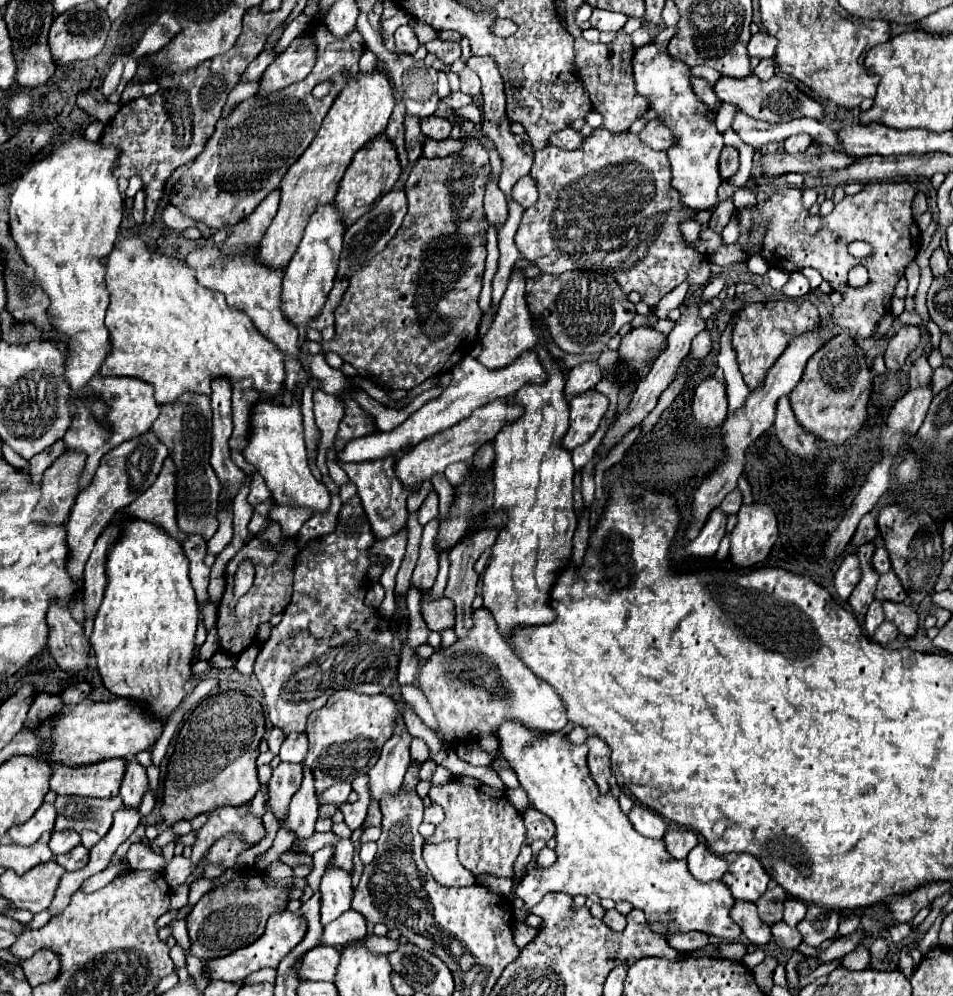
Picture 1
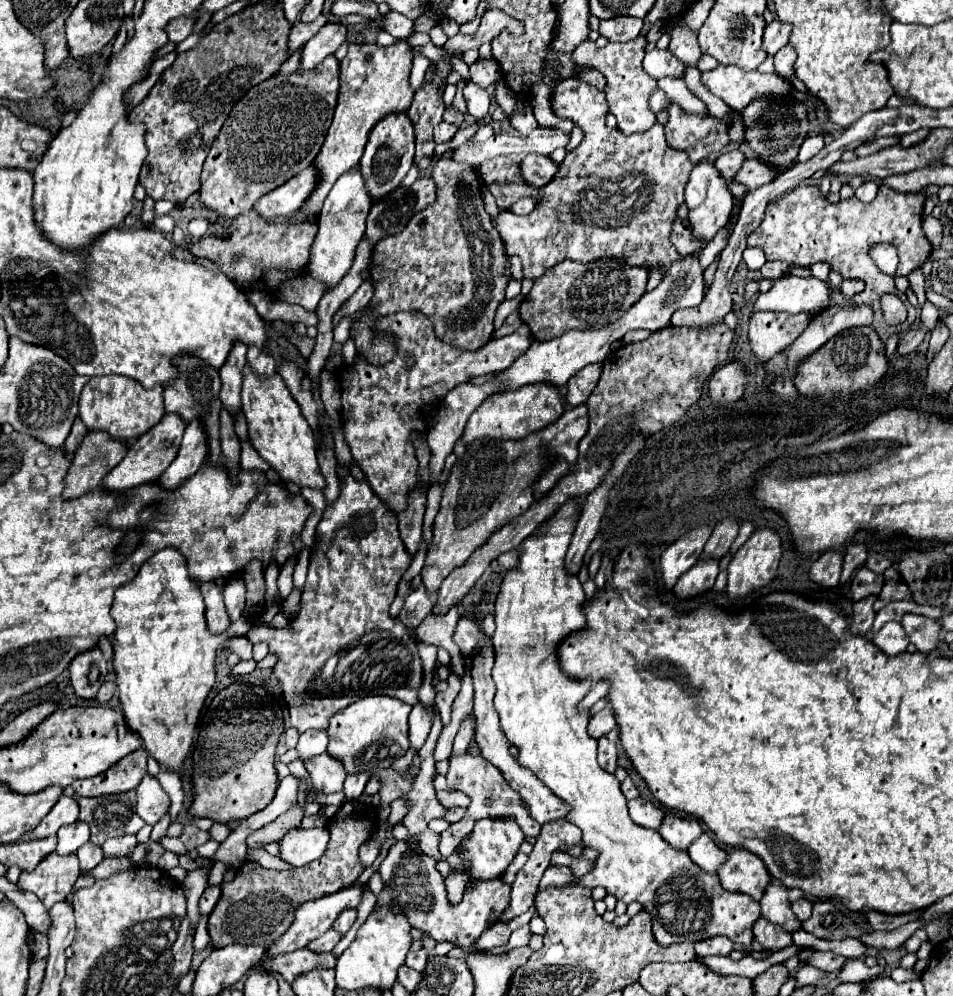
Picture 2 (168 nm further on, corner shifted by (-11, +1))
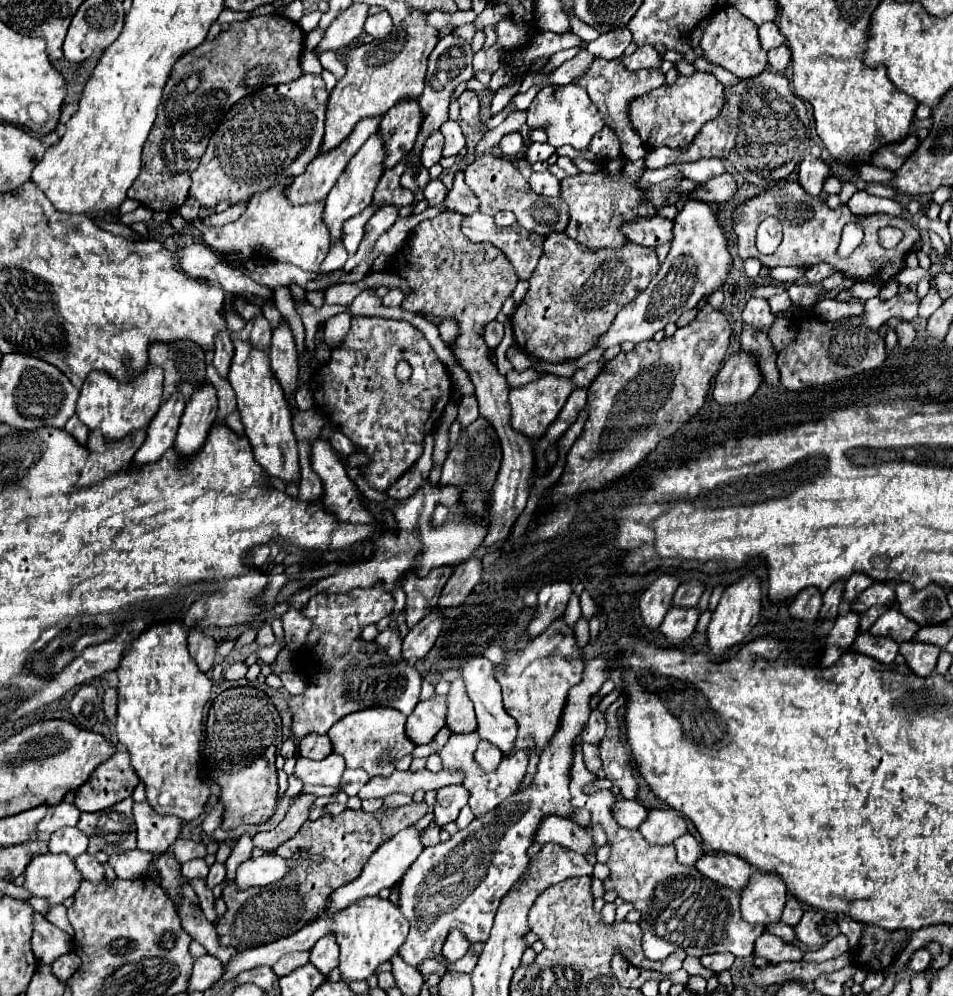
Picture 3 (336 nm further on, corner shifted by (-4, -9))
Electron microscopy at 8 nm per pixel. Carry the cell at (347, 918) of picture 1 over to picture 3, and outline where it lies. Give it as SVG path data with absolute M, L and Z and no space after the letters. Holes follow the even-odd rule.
M291 952L281 956L275 964L273 964L273 972L277 976L285 976L289 972L293 972L297 966L303 966L309 962L309 952Z

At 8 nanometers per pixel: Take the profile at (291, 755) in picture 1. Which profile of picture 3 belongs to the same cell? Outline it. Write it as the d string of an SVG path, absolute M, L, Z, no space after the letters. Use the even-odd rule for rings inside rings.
M307 734L299 742L299 756L311 758L311 760L321 760L333 752L333 746L329 742L329 736L319 736L319 734Z

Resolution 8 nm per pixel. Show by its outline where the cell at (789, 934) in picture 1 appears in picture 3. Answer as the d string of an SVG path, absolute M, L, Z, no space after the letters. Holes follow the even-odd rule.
M753 870L747 886L741 890L741 914L751 924L773 924L781 920L787 902L787 888L775 872Z

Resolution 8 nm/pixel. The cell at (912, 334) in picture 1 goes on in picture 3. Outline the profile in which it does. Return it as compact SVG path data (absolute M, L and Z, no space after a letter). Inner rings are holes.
M909 322L897 324L895 332L897 332L897 336L899 336L899 344L901 344L901 346L911 346L911 342L913 342L913 338L915 338L915 330L913 330L913 326L911 326Z

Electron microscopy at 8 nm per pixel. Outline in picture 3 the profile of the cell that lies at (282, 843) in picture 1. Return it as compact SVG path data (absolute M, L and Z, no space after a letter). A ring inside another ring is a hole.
M365 708L341 718L331 730L329 738L333 742L333 752L341 754L347 768L363 768L371 776L389 776L395 770L395 762L405 754L415 750L405 734L407 716L395 708Z

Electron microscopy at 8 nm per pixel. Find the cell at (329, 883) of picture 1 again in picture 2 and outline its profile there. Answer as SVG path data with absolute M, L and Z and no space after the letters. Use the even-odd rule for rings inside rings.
M348 908L348 912L342 912L336 920L334 920L334 928L340 932L340 934L346 934L350 930L350 926L354 924L356 920L356 908Z

